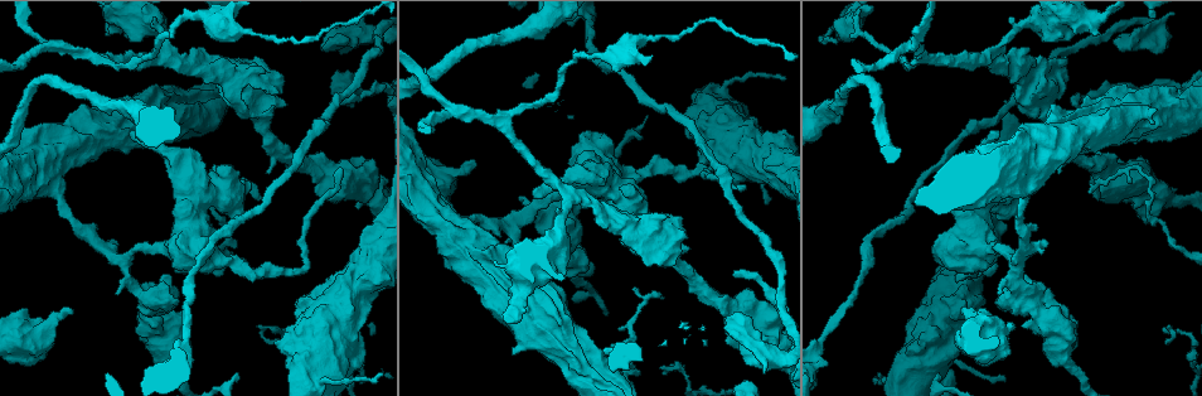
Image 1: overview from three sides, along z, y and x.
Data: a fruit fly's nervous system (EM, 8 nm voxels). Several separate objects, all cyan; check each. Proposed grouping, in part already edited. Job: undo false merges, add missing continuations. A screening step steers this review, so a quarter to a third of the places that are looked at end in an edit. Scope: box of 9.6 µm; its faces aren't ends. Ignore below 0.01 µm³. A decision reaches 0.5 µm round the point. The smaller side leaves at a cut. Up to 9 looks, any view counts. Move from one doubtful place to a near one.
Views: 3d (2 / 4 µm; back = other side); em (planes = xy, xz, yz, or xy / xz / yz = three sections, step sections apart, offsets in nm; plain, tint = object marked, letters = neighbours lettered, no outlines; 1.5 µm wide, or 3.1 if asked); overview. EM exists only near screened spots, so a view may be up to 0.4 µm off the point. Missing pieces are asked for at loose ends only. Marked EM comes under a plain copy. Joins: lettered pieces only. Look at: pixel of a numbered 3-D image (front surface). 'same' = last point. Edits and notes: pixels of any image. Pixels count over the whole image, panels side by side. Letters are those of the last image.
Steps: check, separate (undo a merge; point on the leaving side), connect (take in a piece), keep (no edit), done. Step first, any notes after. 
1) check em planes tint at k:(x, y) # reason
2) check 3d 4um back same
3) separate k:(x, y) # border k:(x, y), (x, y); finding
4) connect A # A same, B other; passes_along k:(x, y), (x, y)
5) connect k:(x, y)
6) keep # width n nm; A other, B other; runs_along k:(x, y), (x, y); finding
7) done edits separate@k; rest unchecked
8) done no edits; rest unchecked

check 3d 2um at 1:(910, 45) # a fork

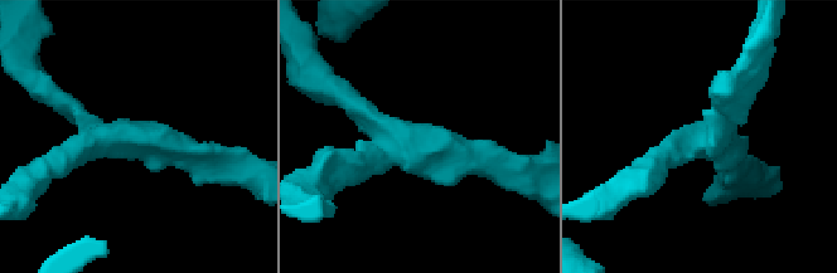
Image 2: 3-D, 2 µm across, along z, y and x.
check em planes letters at 2:(388, 134) # arms 3; arm_widths 170, 200, 220 nm; need the tissue

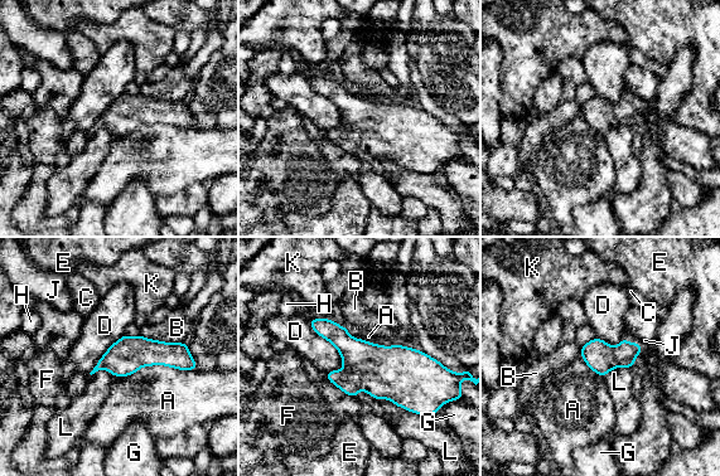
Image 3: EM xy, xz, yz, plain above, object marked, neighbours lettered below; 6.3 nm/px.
keep # width 200 nm; longest_contact A 500 nm; A other, B other, C other, D other, E other, F other, G other, H other, J other, K other, L other; one cell here

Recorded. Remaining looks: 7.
check em xy step 4 letters at 1:(1154, 122) # an open end

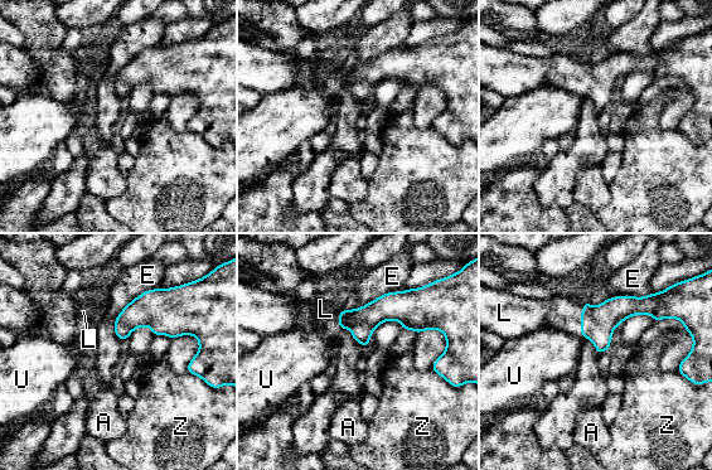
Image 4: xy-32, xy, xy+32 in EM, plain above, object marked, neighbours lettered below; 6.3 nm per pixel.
connect L # A other, E other, L same, U other, Z other; passes_along 4:(597, 323), (580, 318), (560, 311); it goes on there

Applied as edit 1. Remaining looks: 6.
check em planes letters at 1:(1133, 169) # sharp bend

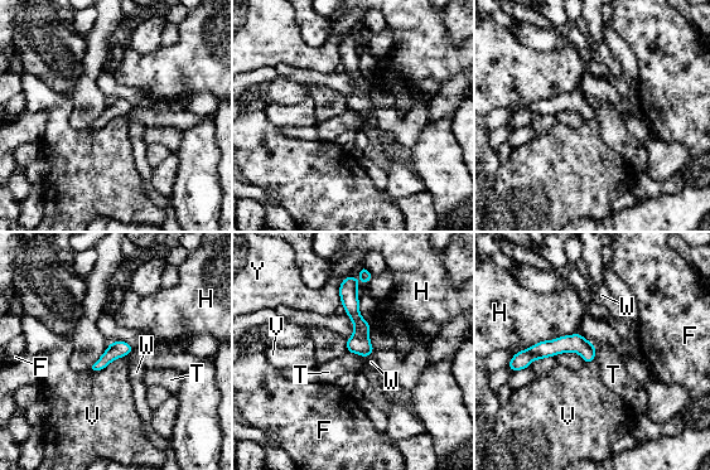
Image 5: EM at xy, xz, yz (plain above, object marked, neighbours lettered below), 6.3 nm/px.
keep # F other, H other, T other, V other, W other, Y other; border 5:(574, 333), (544, 339), (529, 348); continuous, no second cell

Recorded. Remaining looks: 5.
done edits connect@4; rest unchecked

